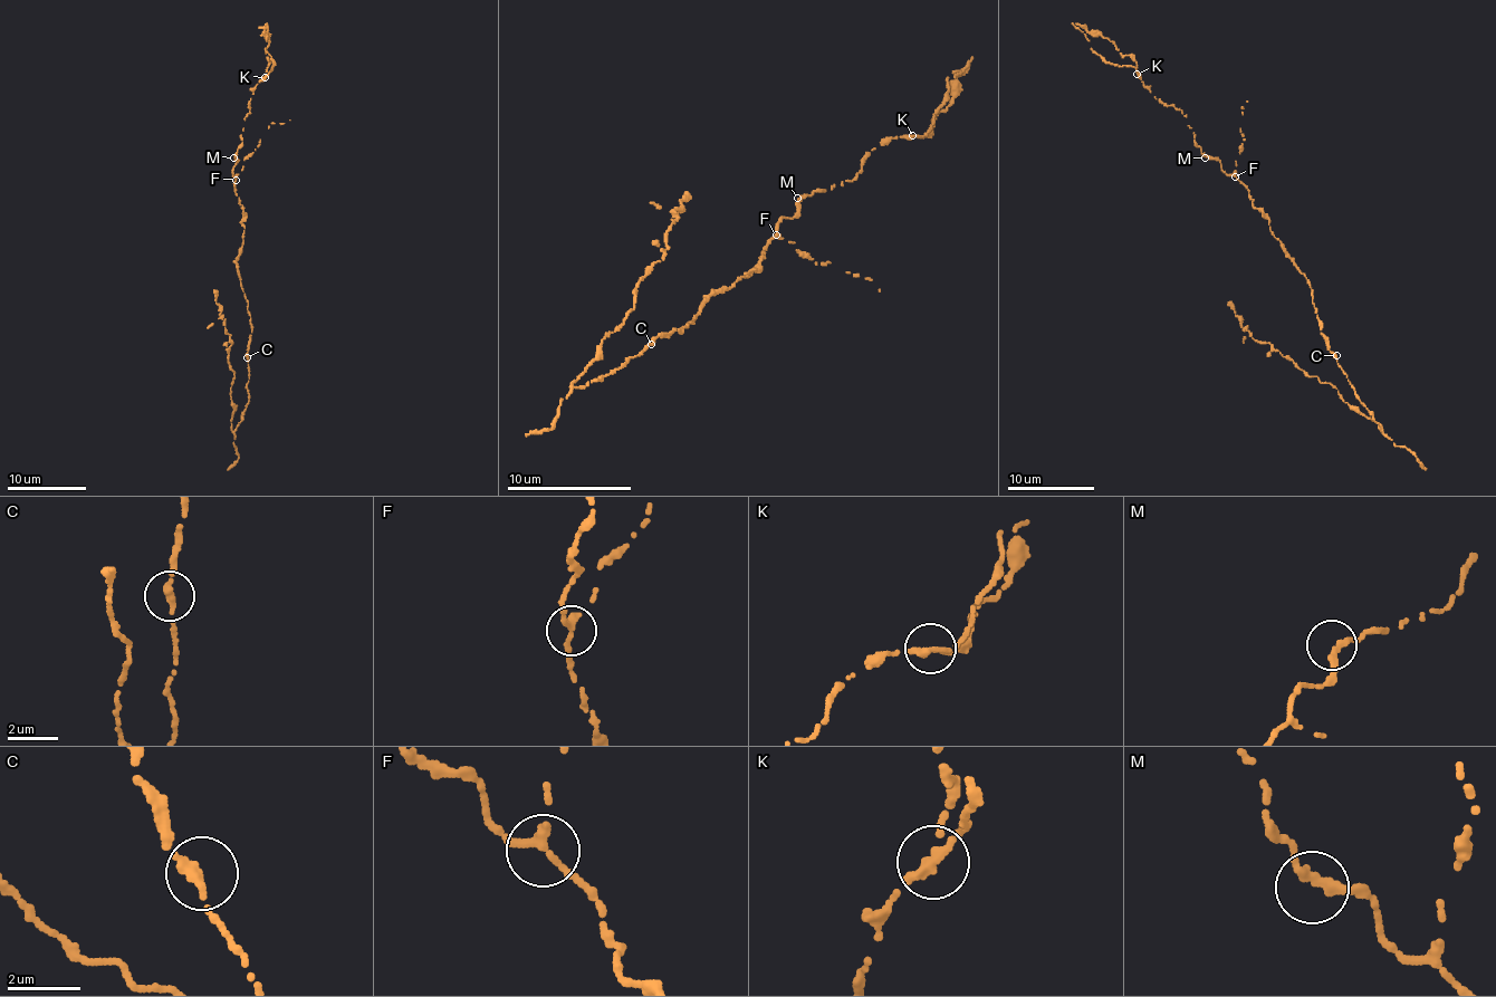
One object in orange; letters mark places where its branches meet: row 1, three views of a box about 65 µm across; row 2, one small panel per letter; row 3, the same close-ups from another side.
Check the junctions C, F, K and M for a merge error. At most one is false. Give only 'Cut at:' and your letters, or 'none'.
Cut at: K

